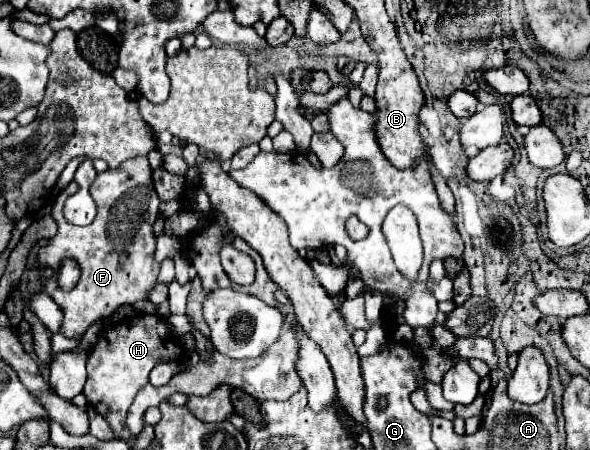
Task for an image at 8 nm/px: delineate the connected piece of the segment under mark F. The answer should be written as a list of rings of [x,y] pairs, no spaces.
[[[134,157],[116,169],[106,169],[104,173],[96,175],[94,183],[90,185],[90,195],[96,201],[98,213],[96,219],[86,227],[70,225],[62,215],[66,199],[78,189],[78,183],[72,181],[54,199],[52,217],[58,225],[58,233],[46,247],[40,247],[38,253],[38,259],[50,265],[54,271],[58,269],[58,265],[62,265],[64,259],[74,259],[80,267],[80,279],[72,291],[62,291],[54,275],[44,285],[44,293],[48,293],[64,311],[62,335],[66,337],[80,337],[92,323],[114,315],[120,305],[130,305],[146,299],[146,291],[156,285],[160,271],[154,261],[156,237],[152,233],[160,199],[154,191],[148,159]]]

